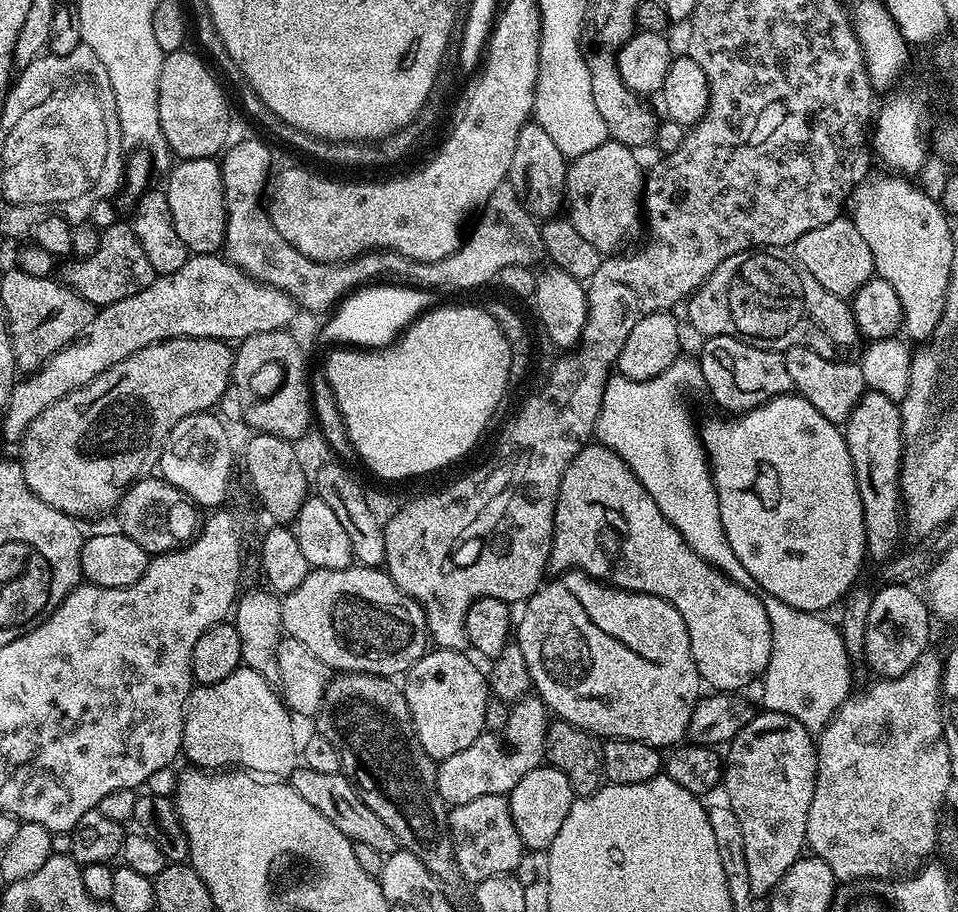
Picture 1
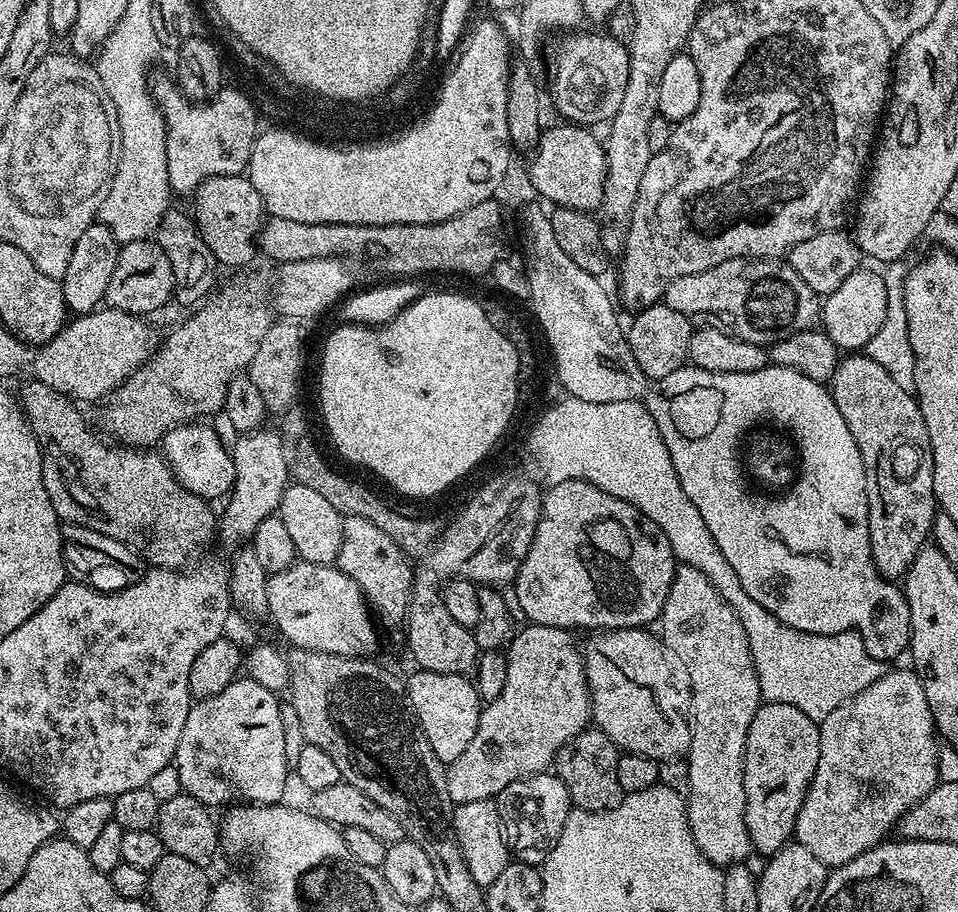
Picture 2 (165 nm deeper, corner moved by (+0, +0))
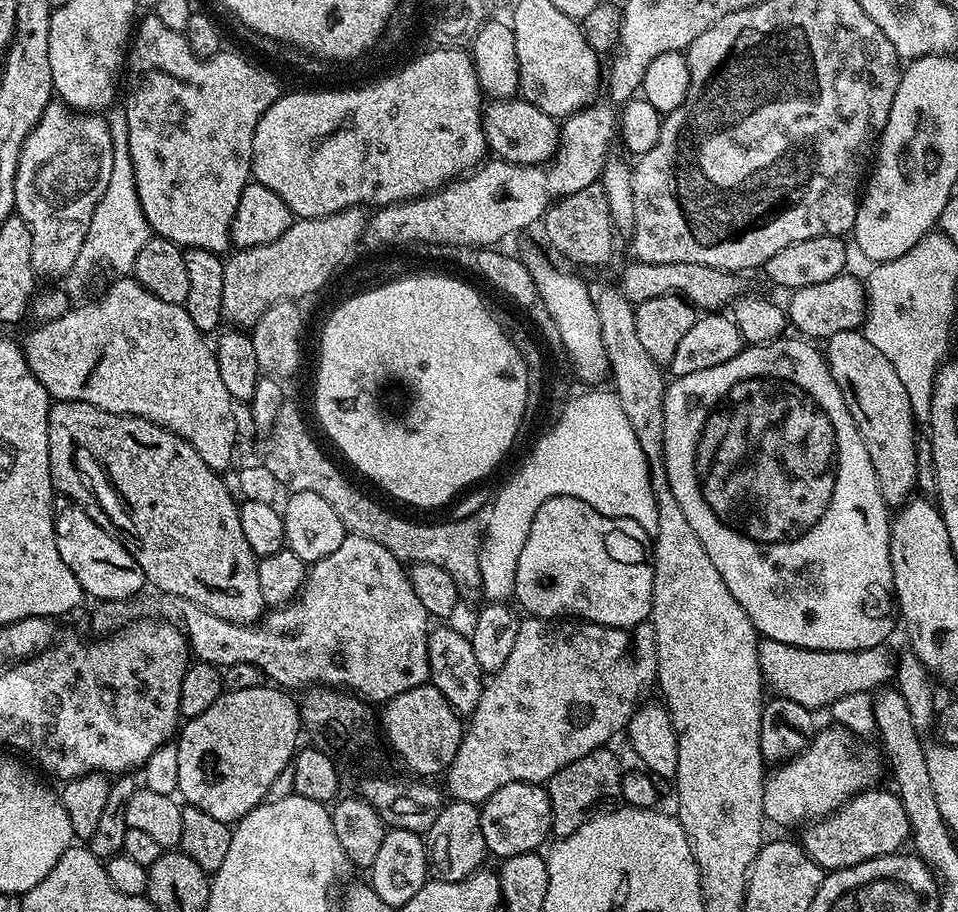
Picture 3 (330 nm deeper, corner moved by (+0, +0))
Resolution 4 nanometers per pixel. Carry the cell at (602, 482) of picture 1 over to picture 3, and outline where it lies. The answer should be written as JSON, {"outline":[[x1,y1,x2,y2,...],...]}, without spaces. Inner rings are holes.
{"outline":[[555,496,542,506,534,514,534,522,530,522,530,534,526,534,526,546,522,546,522,555,518,558,518,570,514,578,514,600,517,600,525,608,527,615,541,620,558,620,561,618,575,618,580,622,590,624,601,624,607,628,627,628,632,629,636,624,643,624,652,614,652,595,654,594,654,566,652,565,653,541,638,522,630,518,614,518,594,510,586,502,582,502,573,496]]}

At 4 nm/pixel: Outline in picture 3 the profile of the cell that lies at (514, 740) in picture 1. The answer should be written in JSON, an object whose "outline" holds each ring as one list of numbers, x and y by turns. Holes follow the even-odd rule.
{"outline":[[524,618,518,626,518,638,514,638,514,646,510,649,510,658,506,658,506,666,502,670,491,673,490,679,485,683,482,694,478,698,478,706,472,715,467,717,464,737,460,740,458,754,454,754,454,762,447,768,448,788,446,792,452,800,470,802,477,806,484,803,494,794,494,790,502,790,507,784,538,784,543,785,562,766,590,754,596,748,605,747,615,732,623,733,628,726,628,720,636,709,641,707,642,699,648,691,653,691,656,684,656,643,654,642,654,630,651,623,636,624,632,629,607,628,601,624,590,624,577,622,572,618,561,618,558,620,541,620,539,618]]}

